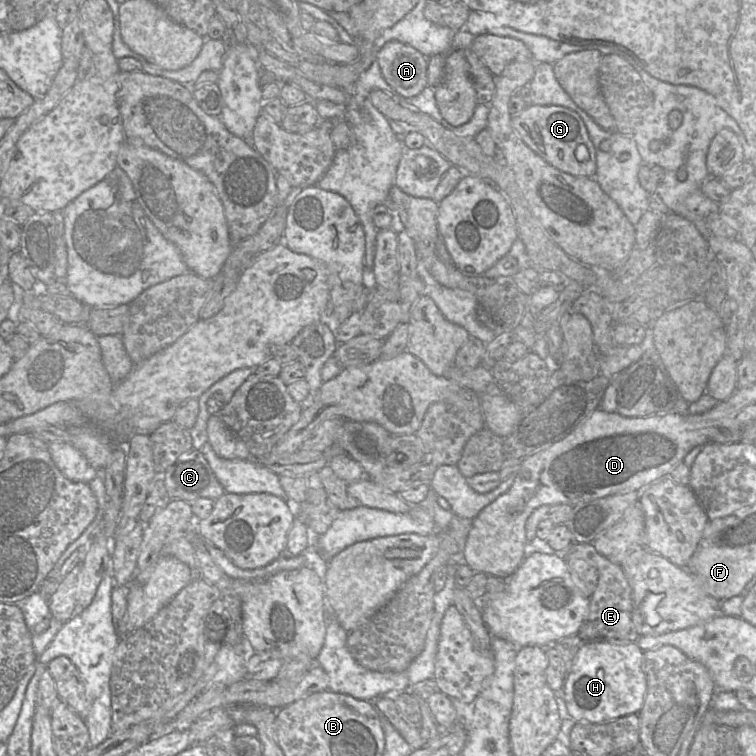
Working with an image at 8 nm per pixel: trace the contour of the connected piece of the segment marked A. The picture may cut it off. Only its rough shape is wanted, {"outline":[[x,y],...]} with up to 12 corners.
{"outline":[[389,41],[376,51],[381,74],[404,98],[427,87],[428,58]]}

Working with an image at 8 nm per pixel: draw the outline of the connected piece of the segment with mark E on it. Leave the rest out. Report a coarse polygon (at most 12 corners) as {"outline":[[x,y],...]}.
{"outline":[[592,543],[556,551],[597,569],[578,636],[635,643],[632,592],[622,567]]}

